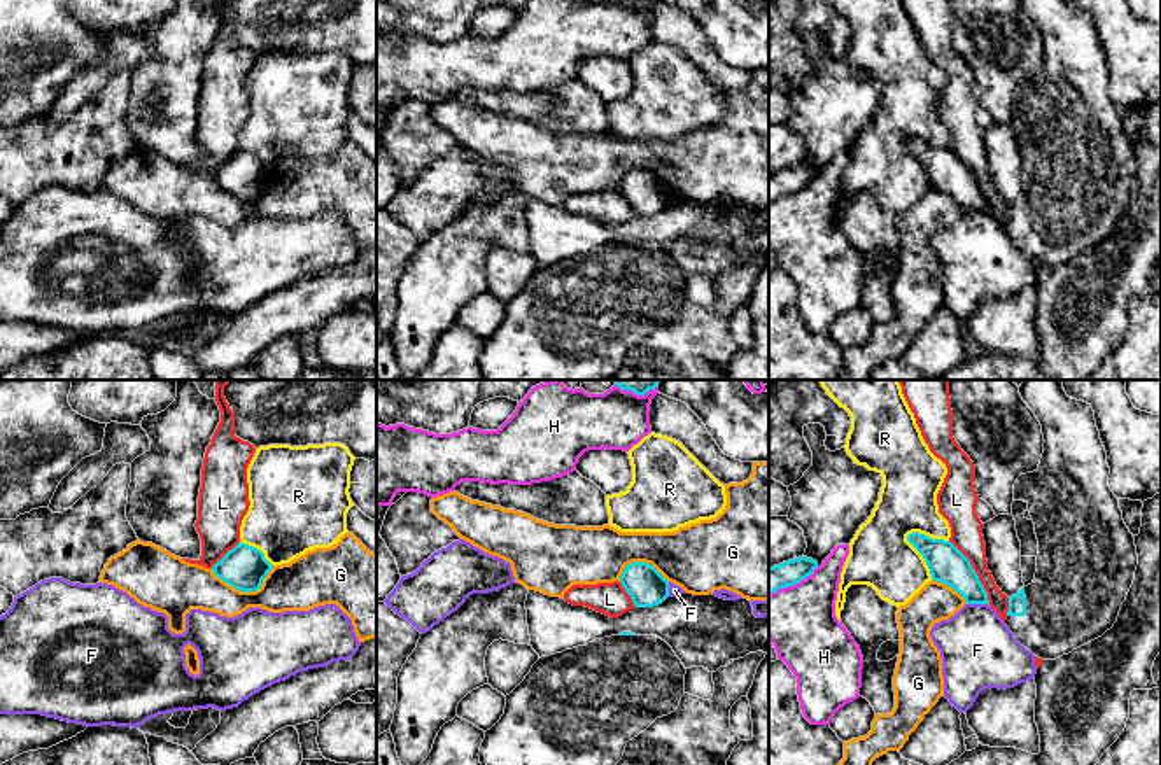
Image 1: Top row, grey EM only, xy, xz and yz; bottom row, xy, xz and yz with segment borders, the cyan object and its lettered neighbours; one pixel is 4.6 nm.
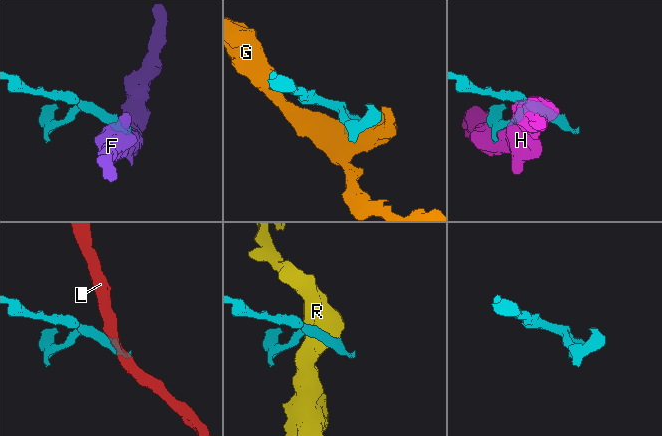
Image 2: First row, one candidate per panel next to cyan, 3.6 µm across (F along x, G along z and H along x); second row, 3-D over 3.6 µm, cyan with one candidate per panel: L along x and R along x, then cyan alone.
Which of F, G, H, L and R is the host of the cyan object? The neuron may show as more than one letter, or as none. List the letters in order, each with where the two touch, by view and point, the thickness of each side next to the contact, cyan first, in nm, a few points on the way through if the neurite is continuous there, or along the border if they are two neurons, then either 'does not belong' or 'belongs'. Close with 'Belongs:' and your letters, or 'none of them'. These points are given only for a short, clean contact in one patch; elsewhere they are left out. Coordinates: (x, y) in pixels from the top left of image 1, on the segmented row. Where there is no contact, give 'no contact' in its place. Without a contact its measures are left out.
F: contact yz (978, 603); calibres 170 and 340 nm; border yz (967, 603), (985, 603), (988, 606); does not belong
G: contact xy (246, 590); calibres 200 and 240 nm; border xy (274, 566), (254, 590), (237, 590), (211, 569); does not belong
H: contact yz (794, 583); calibres 120 and 320 nm; does not belong
L: contact yz (976, 573); calibres 170 and 140 nm; does not belong
R: contact yz (921, 554); calibres 170 and 280 nm; does not belong
Belongs: none of them

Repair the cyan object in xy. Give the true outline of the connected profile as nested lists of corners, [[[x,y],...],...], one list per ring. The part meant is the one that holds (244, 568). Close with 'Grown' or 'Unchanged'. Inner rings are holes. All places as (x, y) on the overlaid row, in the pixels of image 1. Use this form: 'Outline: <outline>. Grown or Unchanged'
Outline: [[[238,543],[212,567],[217,578],[240,592],[259,590],[271,569],[264,553],[245,543]]]. Unchanged

